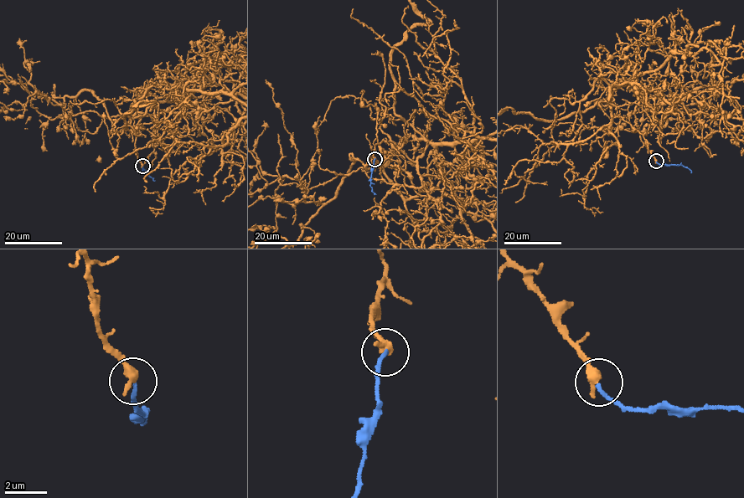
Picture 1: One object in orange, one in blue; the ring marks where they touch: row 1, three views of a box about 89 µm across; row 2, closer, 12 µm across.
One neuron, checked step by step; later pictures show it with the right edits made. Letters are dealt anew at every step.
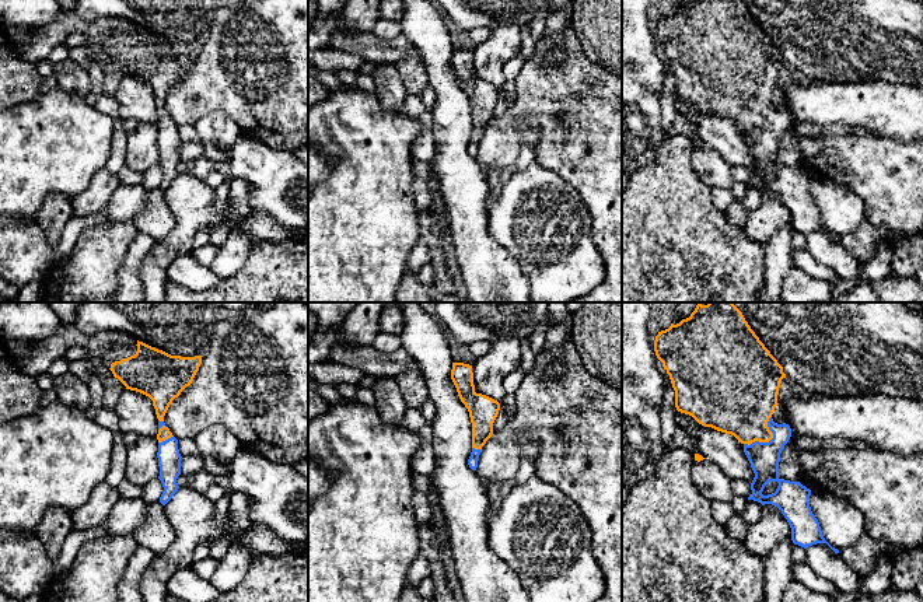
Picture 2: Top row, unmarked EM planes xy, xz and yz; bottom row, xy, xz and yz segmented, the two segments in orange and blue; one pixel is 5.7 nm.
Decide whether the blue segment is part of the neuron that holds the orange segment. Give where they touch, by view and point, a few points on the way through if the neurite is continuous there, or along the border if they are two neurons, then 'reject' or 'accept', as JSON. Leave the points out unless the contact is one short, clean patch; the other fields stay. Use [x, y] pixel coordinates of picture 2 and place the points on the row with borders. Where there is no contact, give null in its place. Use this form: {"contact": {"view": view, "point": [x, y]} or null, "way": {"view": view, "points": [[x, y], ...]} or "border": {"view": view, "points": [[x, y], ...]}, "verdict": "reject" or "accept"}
{"contact": {"view": "yz", "point": [768, 441]}, "way": {"view": "yz", "points": [[743, 406], [752, 426], [768, 441], [764, 457]]}, "verdict": "accept"}

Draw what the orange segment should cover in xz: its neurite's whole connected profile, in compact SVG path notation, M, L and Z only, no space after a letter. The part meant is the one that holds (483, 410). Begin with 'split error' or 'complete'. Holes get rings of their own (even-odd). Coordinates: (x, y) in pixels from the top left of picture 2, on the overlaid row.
split error | M452 363L451 379L461 402L469 412L472 423L472 452L468 465L476 470L482 447L493 434L493 423L499 414L500 403L486 395L476 393L472 365Z

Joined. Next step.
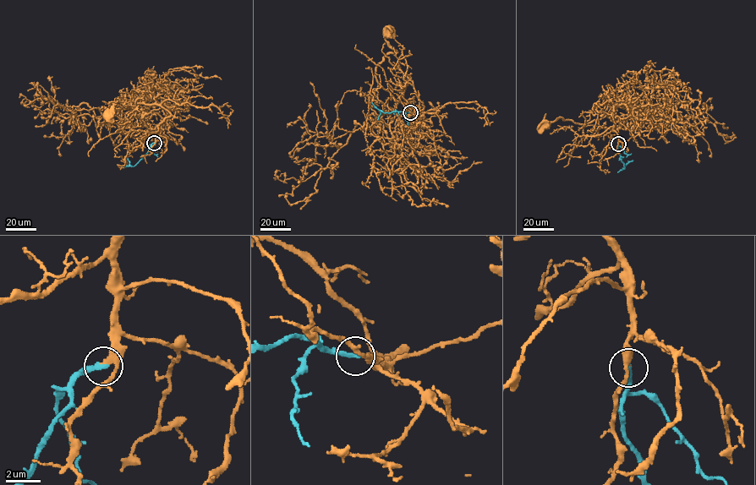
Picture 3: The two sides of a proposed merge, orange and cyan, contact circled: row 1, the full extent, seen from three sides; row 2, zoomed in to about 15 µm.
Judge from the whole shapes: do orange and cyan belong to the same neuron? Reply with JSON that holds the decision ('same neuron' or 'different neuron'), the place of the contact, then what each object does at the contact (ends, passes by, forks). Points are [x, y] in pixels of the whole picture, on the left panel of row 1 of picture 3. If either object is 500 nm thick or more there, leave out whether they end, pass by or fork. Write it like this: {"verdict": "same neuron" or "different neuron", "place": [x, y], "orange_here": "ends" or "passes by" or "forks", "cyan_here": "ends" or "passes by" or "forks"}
{"verdict": "same neuron", "place": [154, 143], "orange_here": "passes by", "cyan_here": "ends"}

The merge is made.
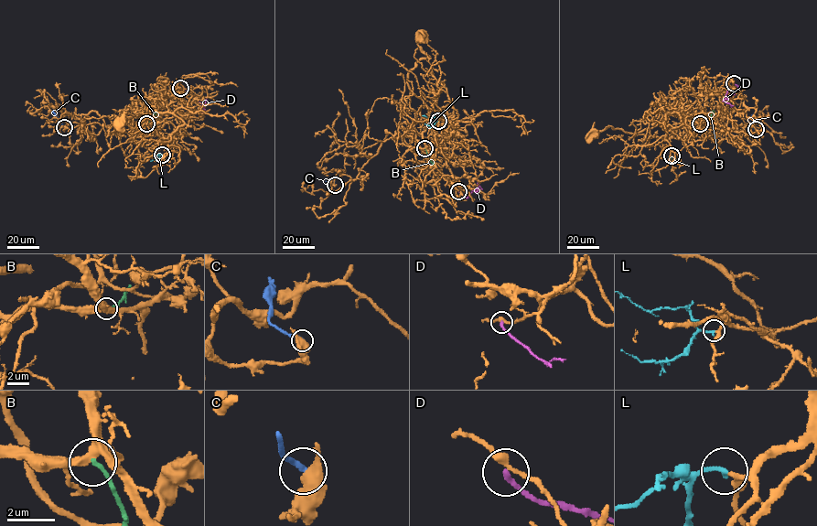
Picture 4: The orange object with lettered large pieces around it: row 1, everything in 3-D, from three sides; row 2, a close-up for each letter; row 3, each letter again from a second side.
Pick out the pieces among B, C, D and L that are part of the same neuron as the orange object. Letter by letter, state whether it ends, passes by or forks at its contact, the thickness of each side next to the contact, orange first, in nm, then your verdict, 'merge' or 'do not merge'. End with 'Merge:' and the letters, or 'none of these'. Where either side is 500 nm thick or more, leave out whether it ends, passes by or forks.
B: it ends there; 360 nm thick on the orange side, 170 nm on the other; do not merge
C: it ends there; 480 nm thick on the orange side, 200 nm on the other; do not merge
D: it ends there; 260 nm thick on the orange side, 200 nm on the other; do not merge
L: it ends there; 240 nm thick on the orange side, 200 nm on the other; merge
Merge: L

